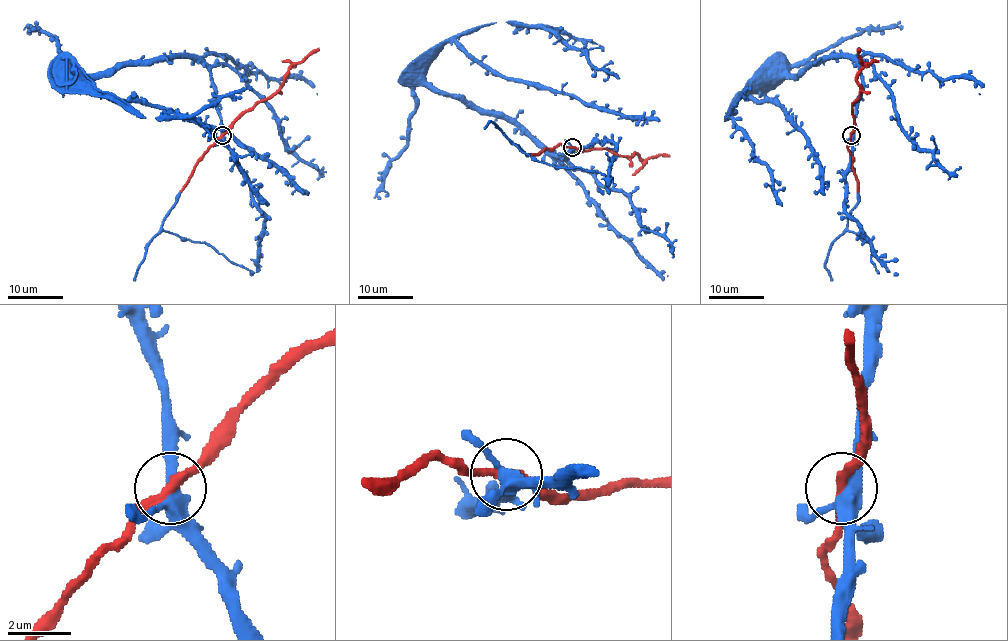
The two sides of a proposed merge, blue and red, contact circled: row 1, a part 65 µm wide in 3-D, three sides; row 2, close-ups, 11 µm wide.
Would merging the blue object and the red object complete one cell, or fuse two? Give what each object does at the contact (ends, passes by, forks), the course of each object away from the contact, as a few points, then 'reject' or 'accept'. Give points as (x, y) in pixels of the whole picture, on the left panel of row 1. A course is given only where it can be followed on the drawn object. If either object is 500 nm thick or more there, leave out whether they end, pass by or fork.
blue forks; red passes by; course blue (221, 136), (212, 72), (188, 57), (75, 75), (117, 100), (146, 100), (228, 130), (308, 195); course red (221, 136), (235, 121), (279, 89), (285, 74), (293, 64), (319, 49); accept

